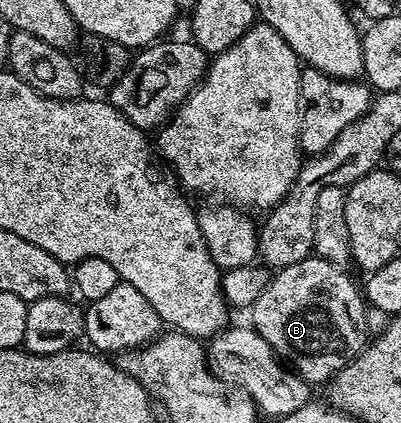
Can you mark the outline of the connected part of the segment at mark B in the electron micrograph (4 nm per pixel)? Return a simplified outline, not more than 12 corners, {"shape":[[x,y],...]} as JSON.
{"shape":[[331,262],[280,269],[252,327],[313,386],[366,343],[367,304]]}

